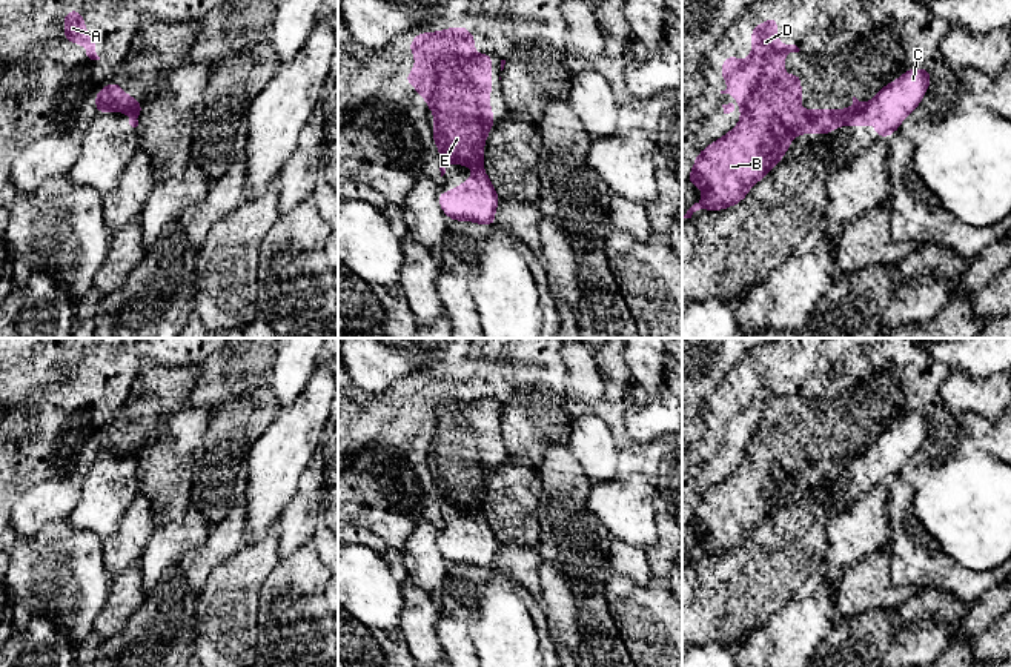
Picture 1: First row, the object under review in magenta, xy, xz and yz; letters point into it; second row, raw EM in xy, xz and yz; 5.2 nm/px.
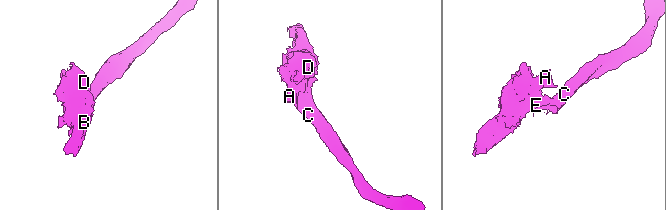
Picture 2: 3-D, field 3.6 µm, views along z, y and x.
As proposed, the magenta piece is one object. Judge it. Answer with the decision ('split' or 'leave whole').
split

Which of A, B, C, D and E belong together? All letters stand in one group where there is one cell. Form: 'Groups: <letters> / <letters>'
Groups: A B D E / C

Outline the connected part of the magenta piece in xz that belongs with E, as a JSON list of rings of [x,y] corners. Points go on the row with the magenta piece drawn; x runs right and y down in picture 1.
[[[464,25],[419,32],[407,48],[409,54],[415,52],[415,69],[404,74],[403,80],[409,81],[433,111],[433,144],[439,148],[441,177],[449,161],[484,172],[484,141],[496,121],[490,109],[493,54],[475,54],[472,46],[476,40]]]

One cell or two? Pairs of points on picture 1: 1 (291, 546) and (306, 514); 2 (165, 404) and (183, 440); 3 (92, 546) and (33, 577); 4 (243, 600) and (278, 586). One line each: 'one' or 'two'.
1: one
2: two
3: one
4: two

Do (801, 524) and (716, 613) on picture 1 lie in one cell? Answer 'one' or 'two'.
one

